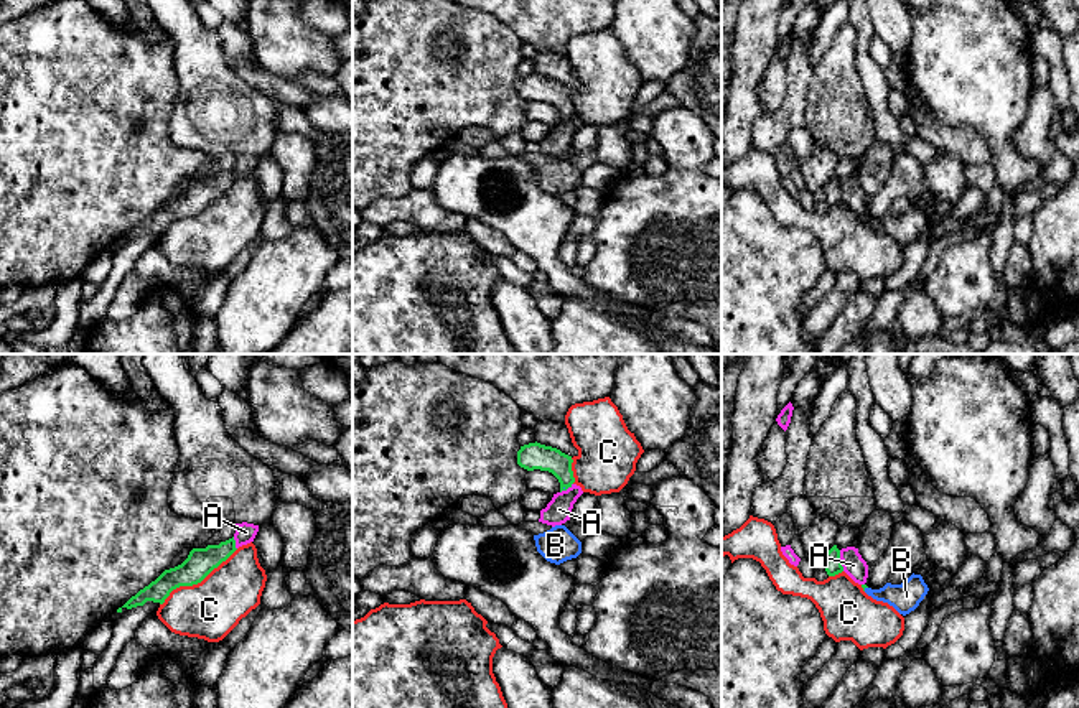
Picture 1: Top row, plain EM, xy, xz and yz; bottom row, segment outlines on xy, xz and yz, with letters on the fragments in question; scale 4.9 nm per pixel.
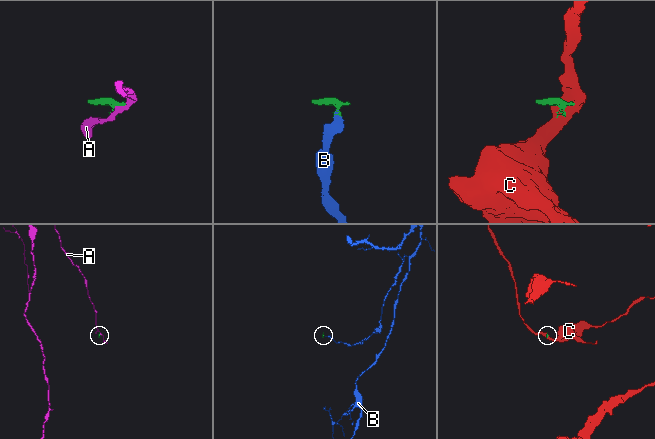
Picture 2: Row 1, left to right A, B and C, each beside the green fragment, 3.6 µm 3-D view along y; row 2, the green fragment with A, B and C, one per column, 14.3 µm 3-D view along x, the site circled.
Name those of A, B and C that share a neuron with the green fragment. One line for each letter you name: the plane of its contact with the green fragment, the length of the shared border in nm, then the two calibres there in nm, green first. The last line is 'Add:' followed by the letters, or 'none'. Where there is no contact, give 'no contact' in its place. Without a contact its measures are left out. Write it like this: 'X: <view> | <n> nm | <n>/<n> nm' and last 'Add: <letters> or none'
B: yz | 30 nm | 20/140 nm
Add: B

